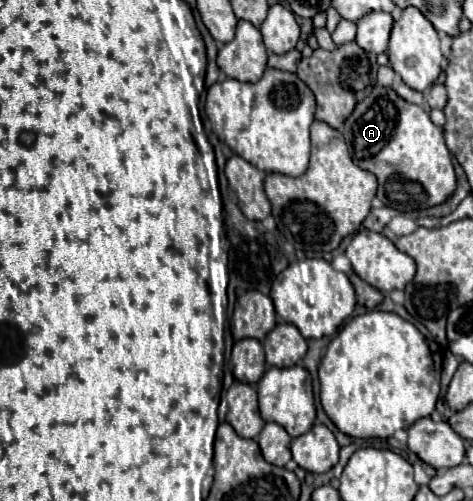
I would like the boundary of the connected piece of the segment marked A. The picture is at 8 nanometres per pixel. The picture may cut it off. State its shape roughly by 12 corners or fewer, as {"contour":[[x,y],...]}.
{"contour":[[376,86],[342,126],[384,206],[444,204],[442,128]]}

